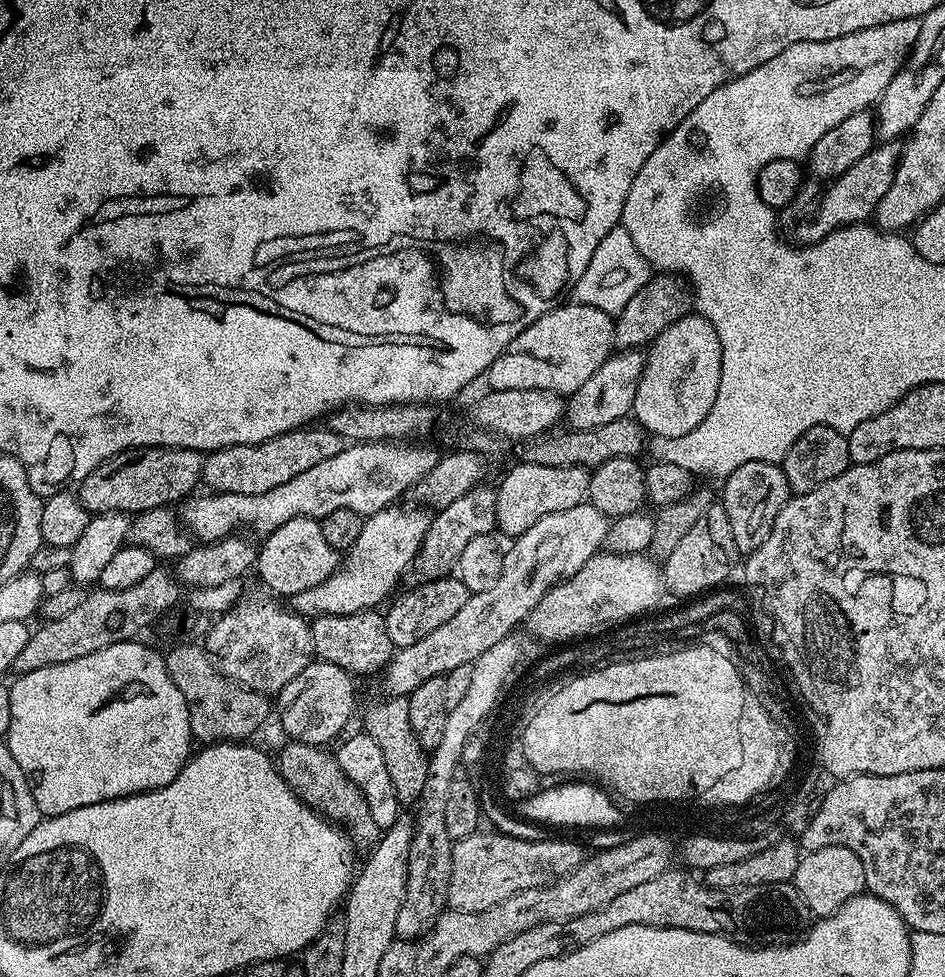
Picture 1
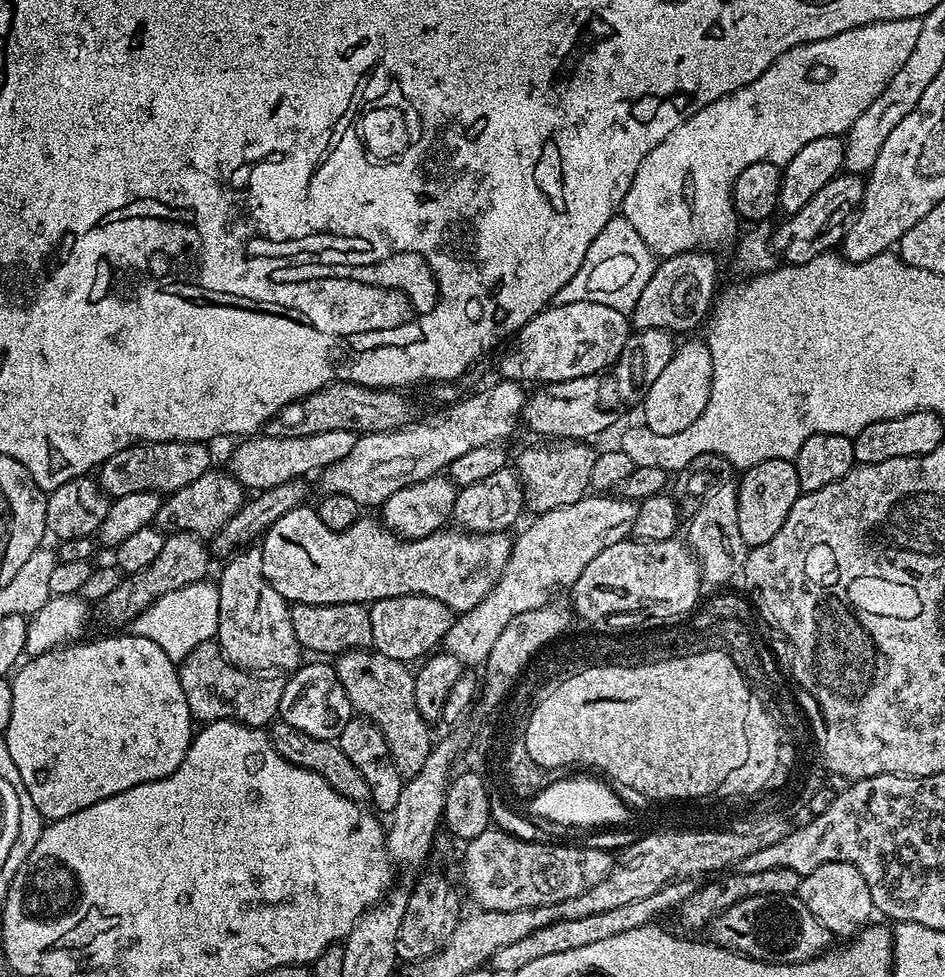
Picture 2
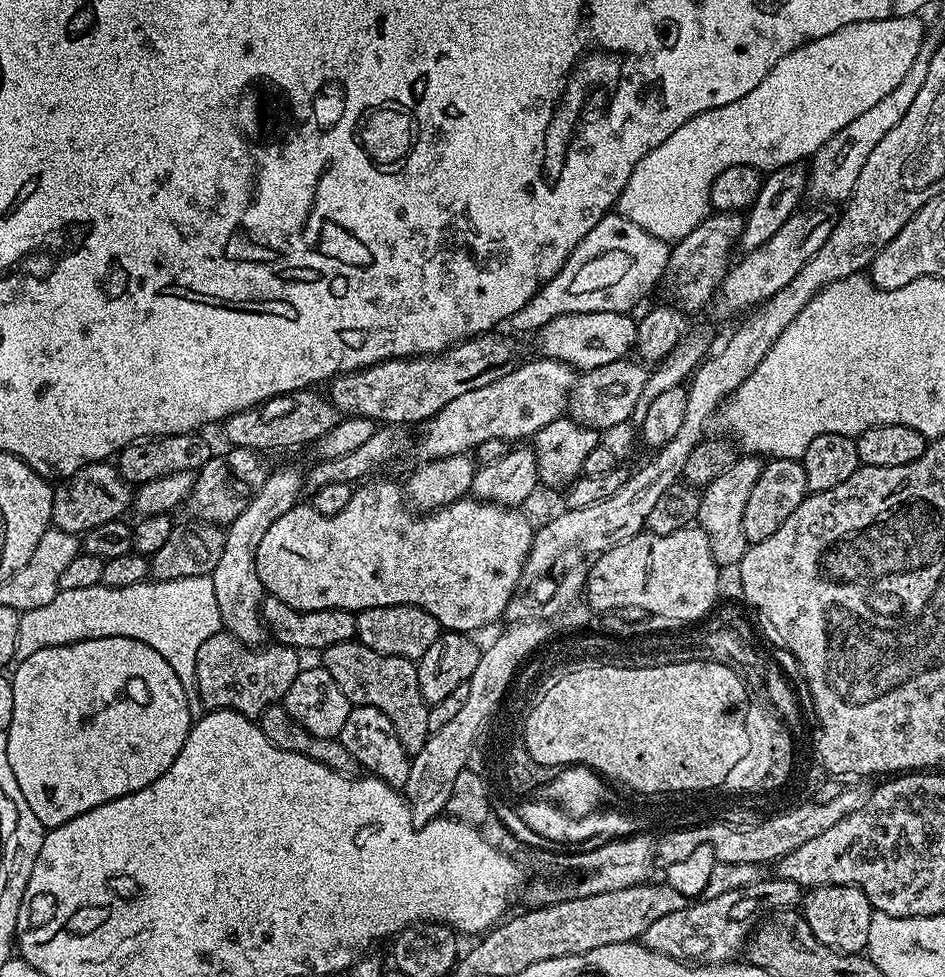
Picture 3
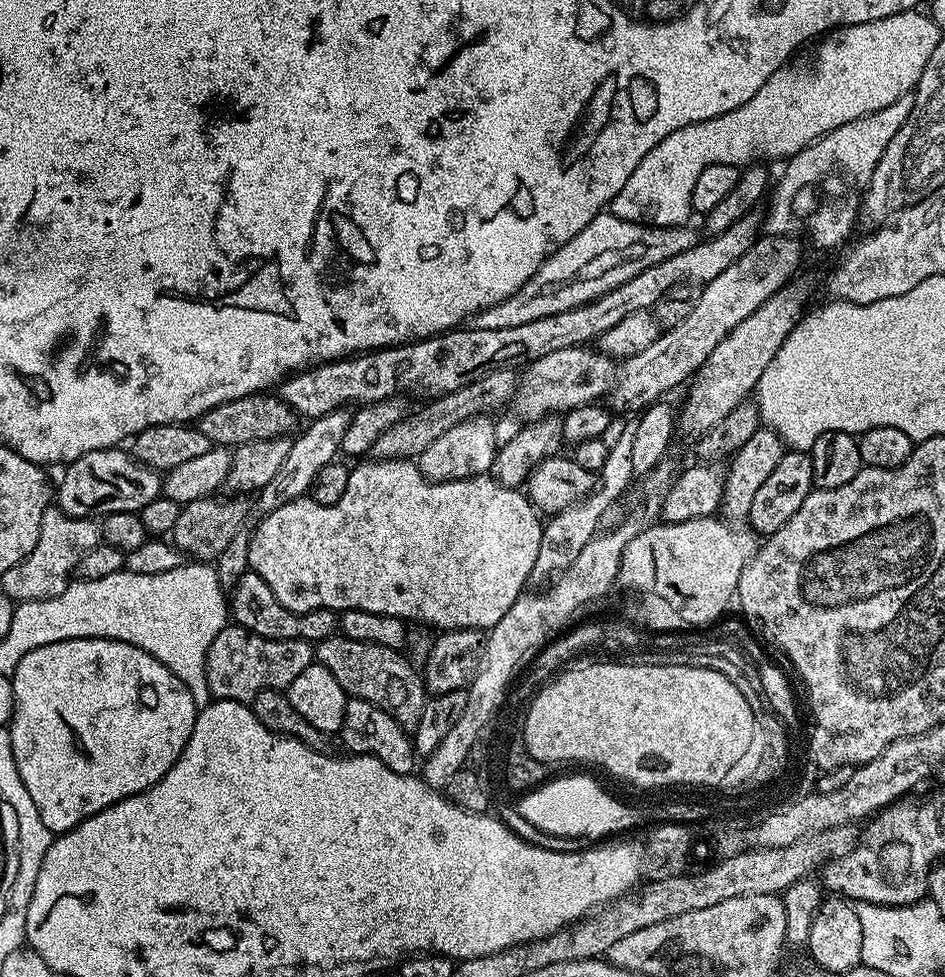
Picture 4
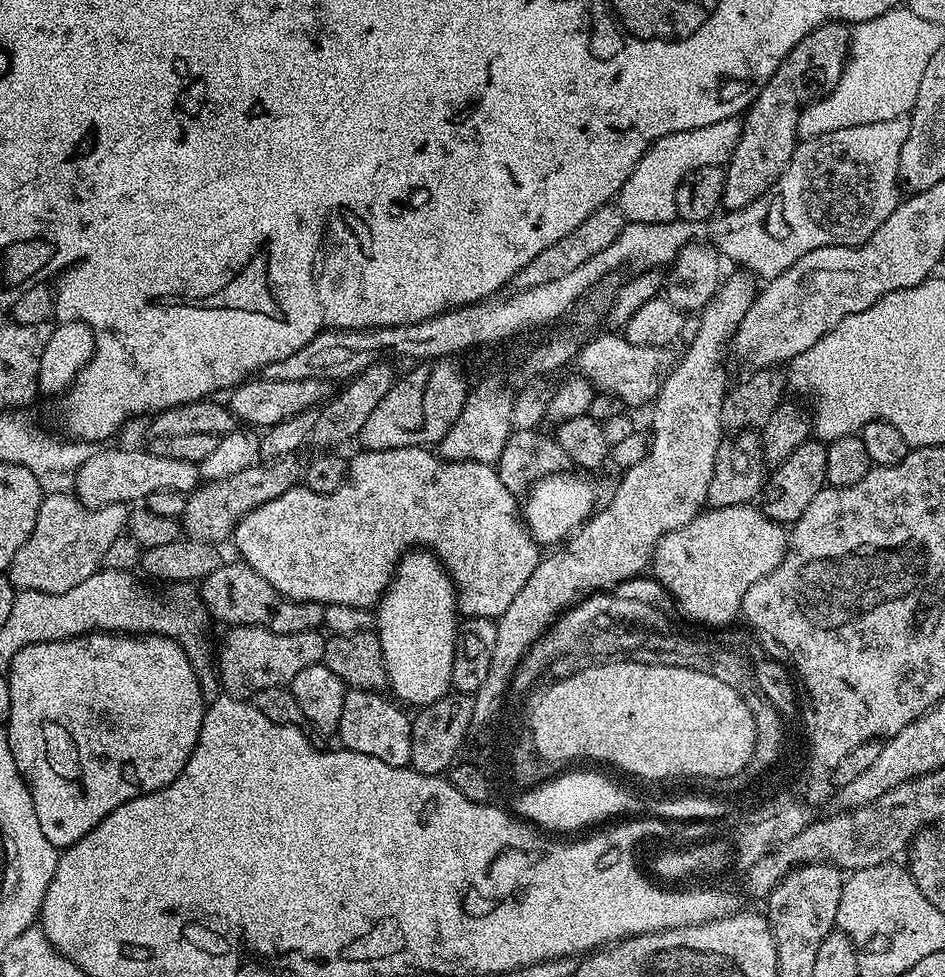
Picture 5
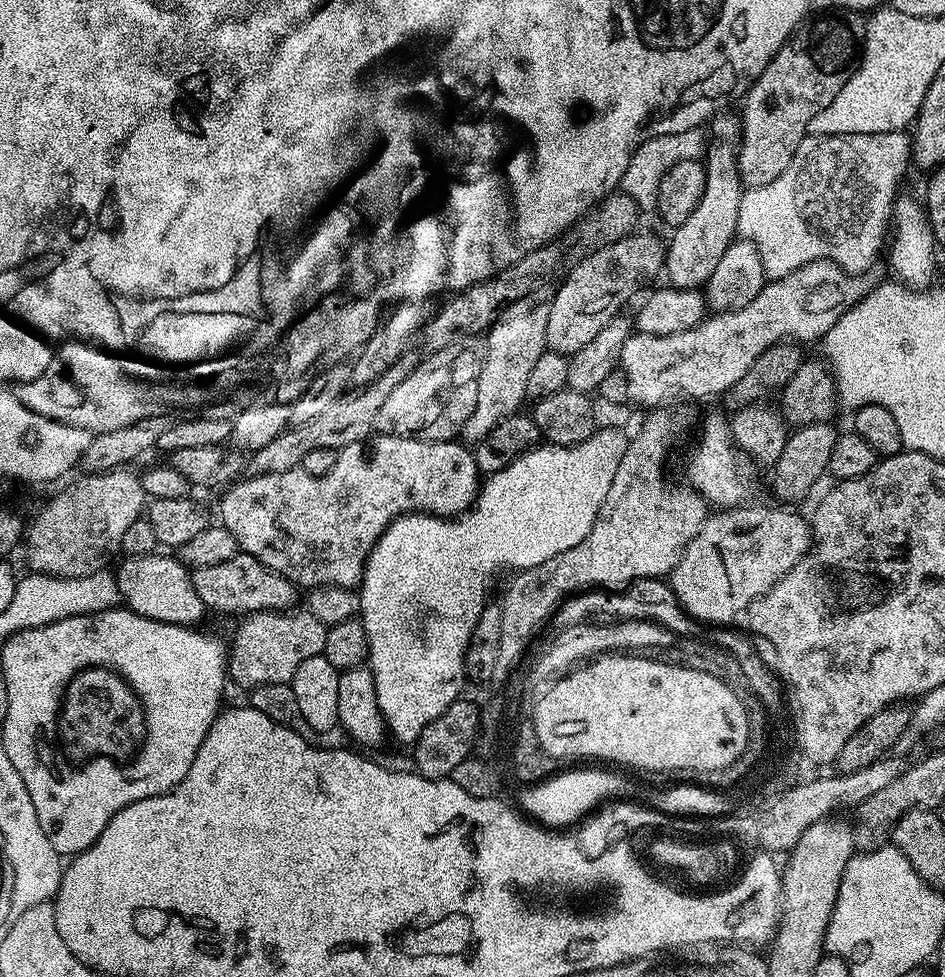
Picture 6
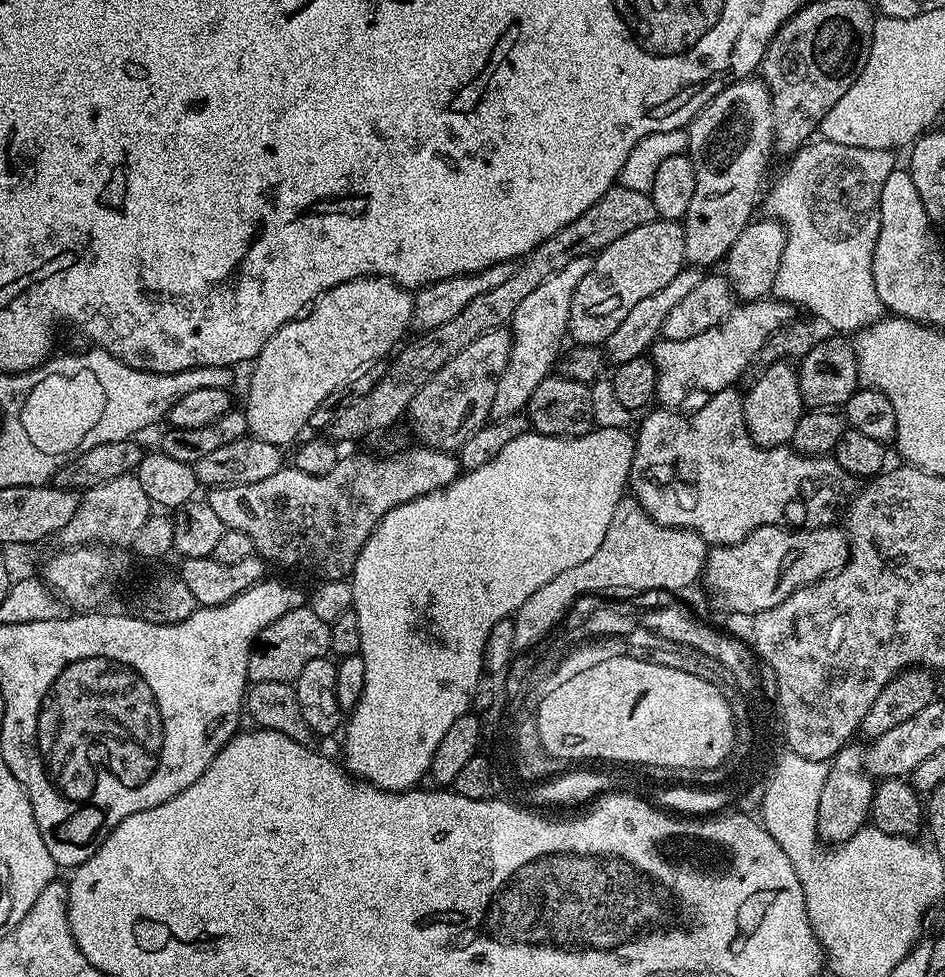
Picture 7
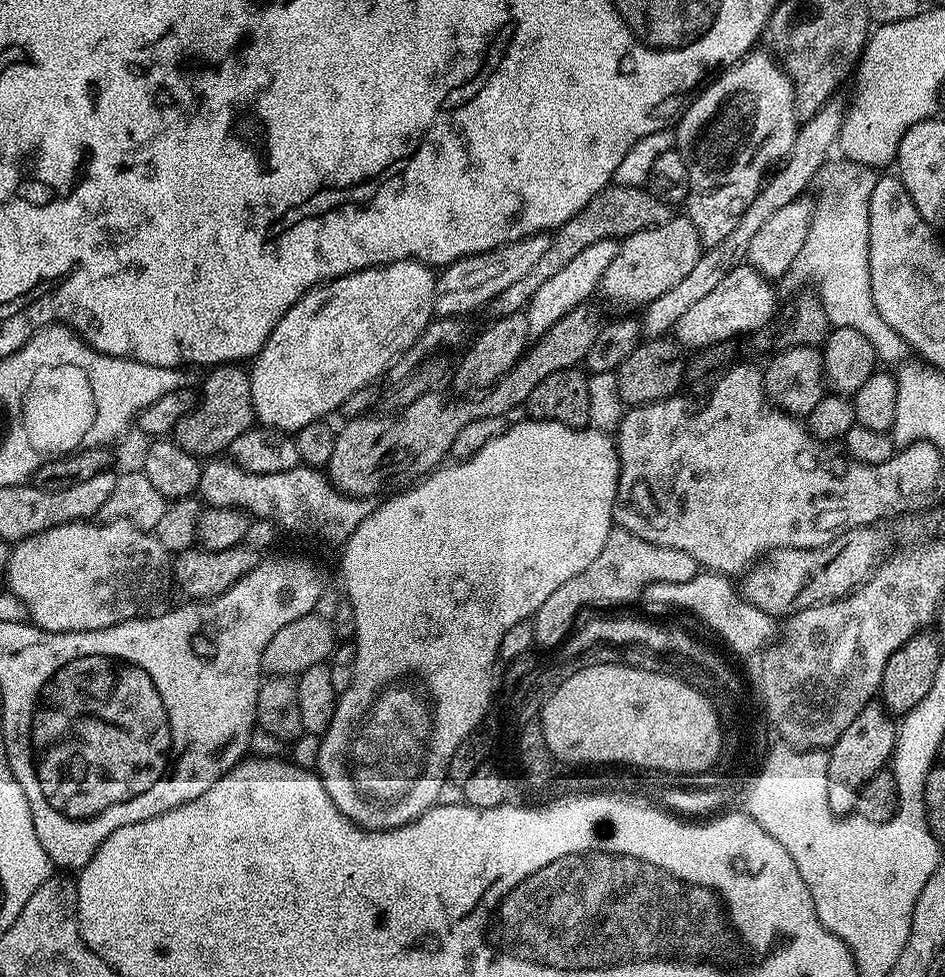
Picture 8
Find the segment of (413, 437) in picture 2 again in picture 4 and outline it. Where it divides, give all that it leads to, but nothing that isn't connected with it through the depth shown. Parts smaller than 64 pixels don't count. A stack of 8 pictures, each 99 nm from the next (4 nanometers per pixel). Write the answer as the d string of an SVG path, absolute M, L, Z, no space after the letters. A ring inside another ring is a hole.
M592 346L554 350L546 358L527 365L519 377L514 397L515 415L531 422L549 414L563 414L583 404L595 404L607 397L616 380L618 368L611 356Z

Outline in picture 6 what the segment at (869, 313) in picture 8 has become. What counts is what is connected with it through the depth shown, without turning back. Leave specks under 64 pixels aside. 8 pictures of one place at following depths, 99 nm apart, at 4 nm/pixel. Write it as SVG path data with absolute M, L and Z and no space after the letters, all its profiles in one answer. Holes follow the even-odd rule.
M907 131L833 136L809 134L798 146L794 158L790 158L790 166L786 166L774 182L745 191L736 223L739 239L754 242L758 254L762 254L768 280L786 278L815 260L829 260L843 272L864 274L868 260L879 254L880 247L881 252L885 247L892 207L901 191L900 183L908 172L908 164L910 168L912 163L912 137Z

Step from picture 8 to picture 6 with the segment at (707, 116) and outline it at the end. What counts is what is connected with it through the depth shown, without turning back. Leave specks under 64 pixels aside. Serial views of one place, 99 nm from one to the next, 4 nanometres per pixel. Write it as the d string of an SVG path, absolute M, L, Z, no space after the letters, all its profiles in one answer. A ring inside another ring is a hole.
M720 114L711 121L710 129L712 128L712 136L710 132L710 139L706 144L706 155L703 157L702 163L706 170L706 190L702 194L702 202L698 202L697 209L694 210L694 214L690 214L690 218L686 218L686 222L675 225L674 231L676 232L672 236L672 241L669 239L666 244L666 257L664 259L664 272L666 277L668 276L667 283L674 288L688 288L691 290L700 290L705 287L710 278L710 274L714 274L714 270L718 267L718 261L722 258L722 254L726 254L726 250L732 244L732 241L737 239L738 233L736 231L736 223L738 222L739 207L742 206L742 198L745 194L745 186L740 181L740 171L738 170L738 154L740 153L740 134L742 131L742 120L739 115L736 116L724 116L728 114Z

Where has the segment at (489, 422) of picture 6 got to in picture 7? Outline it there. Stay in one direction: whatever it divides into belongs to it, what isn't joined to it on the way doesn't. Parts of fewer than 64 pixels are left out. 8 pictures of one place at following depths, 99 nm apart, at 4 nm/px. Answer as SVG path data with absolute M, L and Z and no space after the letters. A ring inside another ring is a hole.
M591 256L574 258L574 262L569 262L565 268L558 270L550 278L546 278L546 282L542 282L542 286L538 286L538 290L533 290L518 305L518 310L514 310L510 321L512 334L510 358L498 382L498 394L492 403L497 417L523 413L527 409L530 394L538 390L538 382L542 382L553 371L558 360L558 353L561 351L560 339L568 336L570 302L582 278L590 274L592 262Z

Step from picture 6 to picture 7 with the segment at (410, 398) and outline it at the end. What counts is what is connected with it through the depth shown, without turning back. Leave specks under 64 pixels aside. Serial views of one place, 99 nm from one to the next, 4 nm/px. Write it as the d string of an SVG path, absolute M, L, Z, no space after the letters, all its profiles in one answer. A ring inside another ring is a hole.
M507 327L495 328L493 332L482 334L482 338L470 342L470 346L462 350L462 354L450 358L450 362L446 362L442 370L435 372L422 386L422 390L414 394L406 413L406 420L412 423L413 434L422 439L419 441L430 448L458 450L466 442L466 438L470 438L477 430L485 427L489 423L488 415L490 417L493 415L492 403L498 394L498 382L508 365L511 349L511 331Z

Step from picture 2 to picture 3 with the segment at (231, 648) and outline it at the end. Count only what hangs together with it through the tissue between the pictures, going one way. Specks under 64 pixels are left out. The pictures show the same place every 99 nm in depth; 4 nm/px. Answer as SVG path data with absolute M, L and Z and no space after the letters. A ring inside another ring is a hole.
M280 468L277 472L269 471L266 482L262 482L262 490L258 490L258 494L254 494L254 498L246 506L246 510L242 510L242 514L238 514L238 518L234 518L234 522L227 525L222 558L218 558L218 566L214 566L210 575L214 582L214 598L218 598L223 631L229 632L243 644L260 646L266 640L266 625L262 615L266 593L256 573L258 542L262 542L266 530L270 530L270 526L278 522L282 514L297 507L299 500L296 499L299 496L302 496L301 469Z

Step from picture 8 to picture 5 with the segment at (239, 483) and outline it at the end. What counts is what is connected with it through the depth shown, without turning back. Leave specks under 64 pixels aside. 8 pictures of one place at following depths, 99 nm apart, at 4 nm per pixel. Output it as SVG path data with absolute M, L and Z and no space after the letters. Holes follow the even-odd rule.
M427 447L422 448L395 448L394 450L374 450L366 452L357 451L356 457L351 457L348 465L348 477L334 490L334 494L314 494L314 490L303 486L294 486L286 490L278 498L250 510L250 514L243 516L238 522L234 533L234 545L238 551L239 559L250 565L274 590L278 590L286 598L291 600L301 600L302 602L318 602L322 605L337 604L338 606L358 606L369 610L375 609L388 590L388 584L392 577L396 575L396 567L400 565L400 560L409 550L427 550L433 553L439 560L452 583L456 585L456 606L461 617L467 618L477 616L478 618L490 618L499 620L502 614L506 614L510 602L526 586L530 579L530 574L540 564L542 559L542 548L537 541L533 540L523 519L522 508L518 503L517 493L506 490L502 486L502 478L499 471L491 464L482 462L450 462L440 459L435 451Z

